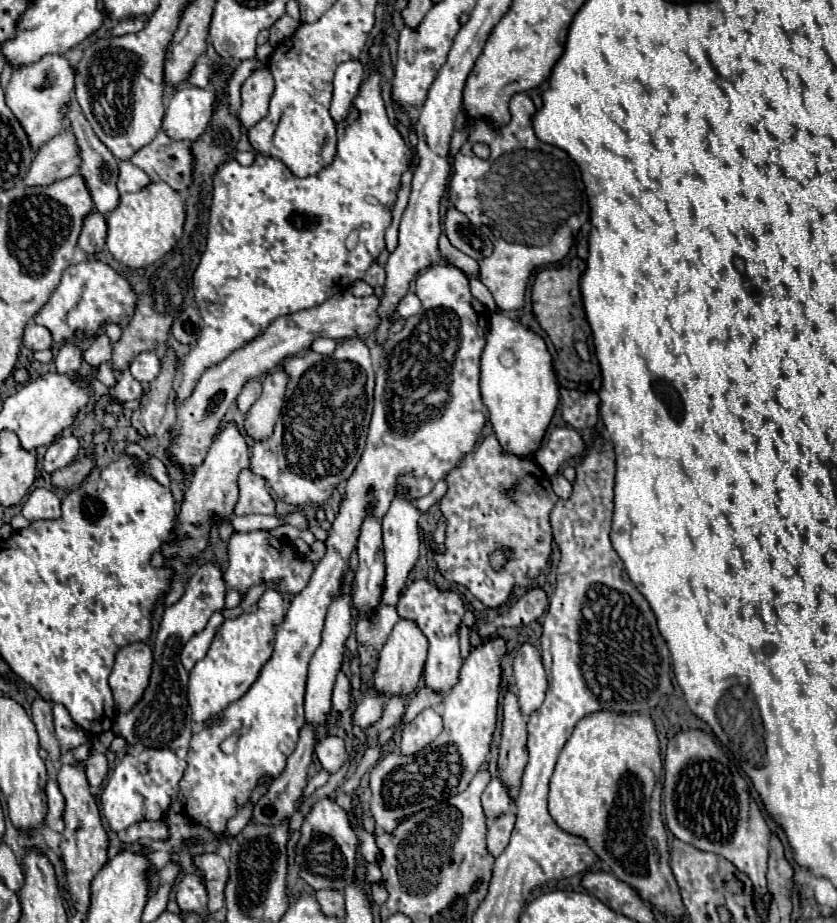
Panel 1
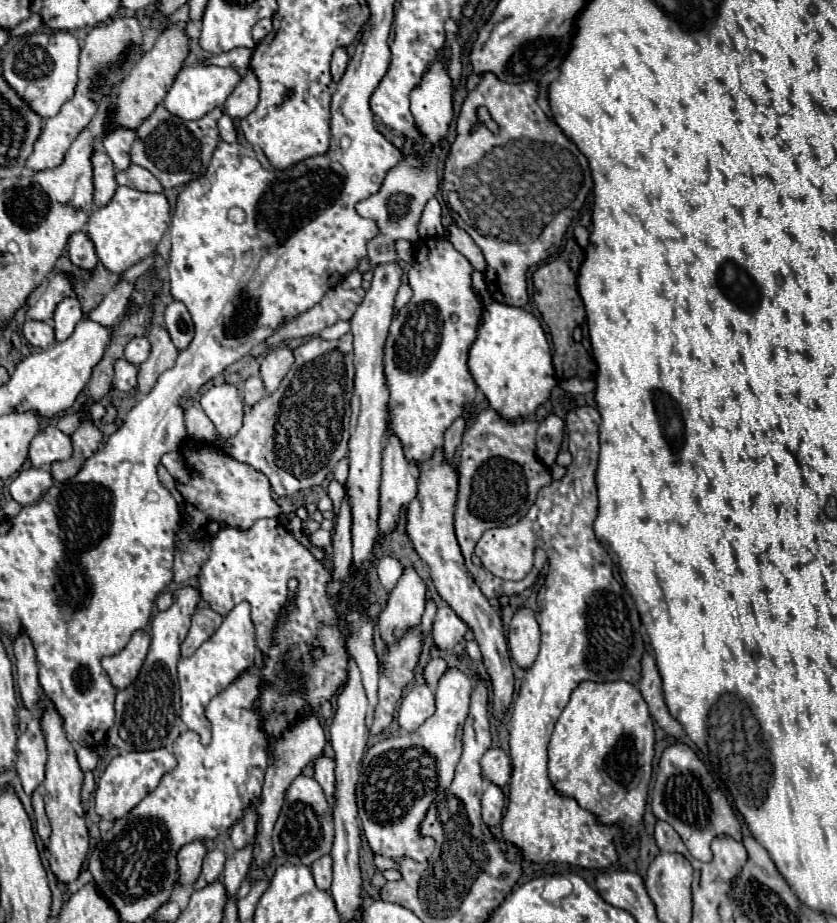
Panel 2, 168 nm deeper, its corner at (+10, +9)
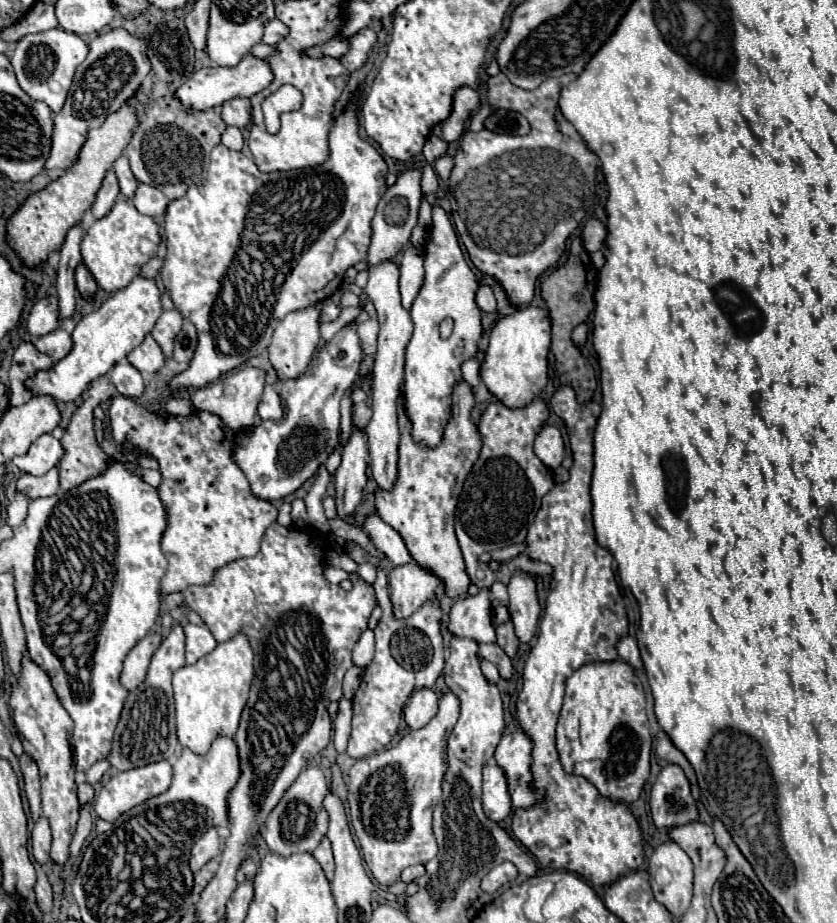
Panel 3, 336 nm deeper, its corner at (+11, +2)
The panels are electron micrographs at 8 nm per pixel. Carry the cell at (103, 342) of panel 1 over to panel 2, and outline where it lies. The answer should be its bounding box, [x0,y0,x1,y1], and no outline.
[88,282,134,326]

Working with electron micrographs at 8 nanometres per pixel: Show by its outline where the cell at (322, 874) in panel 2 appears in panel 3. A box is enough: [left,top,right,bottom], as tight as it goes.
[313,837,335,879]

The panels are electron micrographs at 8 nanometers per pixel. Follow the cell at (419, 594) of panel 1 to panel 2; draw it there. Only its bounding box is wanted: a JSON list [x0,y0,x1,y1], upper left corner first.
[432,606,468,650]

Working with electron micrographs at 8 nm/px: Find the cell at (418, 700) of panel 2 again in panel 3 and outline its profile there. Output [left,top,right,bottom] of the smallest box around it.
[405,689,439,729]

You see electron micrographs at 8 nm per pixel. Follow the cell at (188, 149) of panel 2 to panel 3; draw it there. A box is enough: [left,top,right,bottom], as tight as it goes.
[123,97,225,201]

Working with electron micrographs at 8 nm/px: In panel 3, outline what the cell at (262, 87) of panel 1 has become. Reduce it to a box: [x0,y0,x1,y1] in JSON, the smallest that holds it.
[221,99,251,129]

